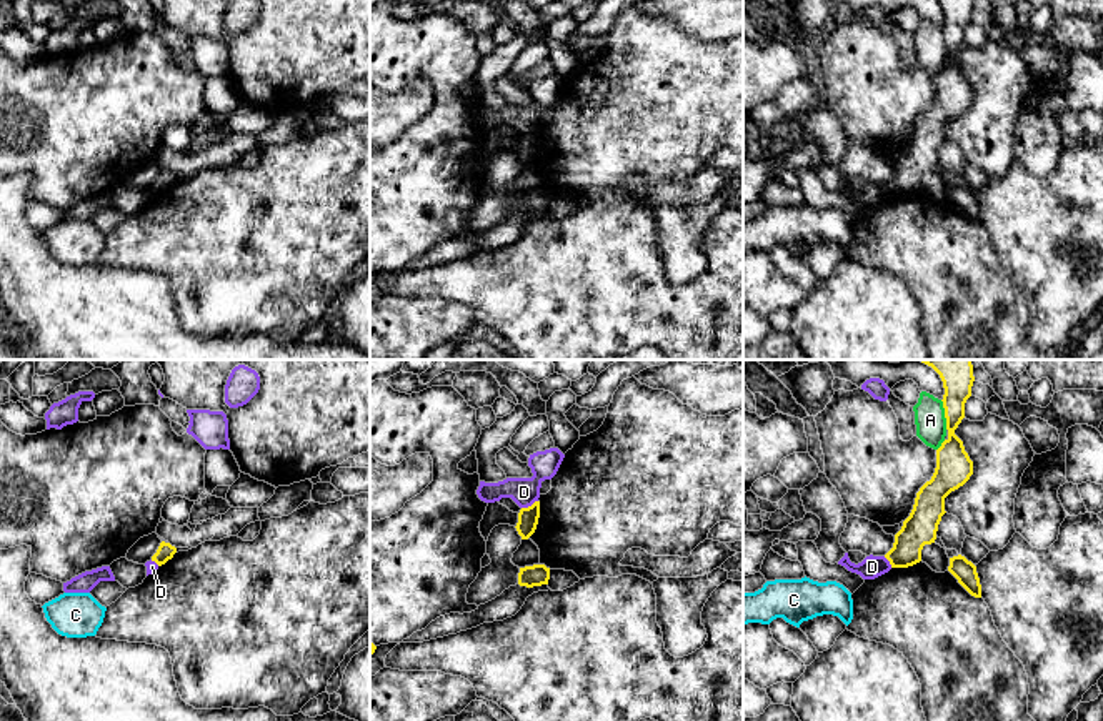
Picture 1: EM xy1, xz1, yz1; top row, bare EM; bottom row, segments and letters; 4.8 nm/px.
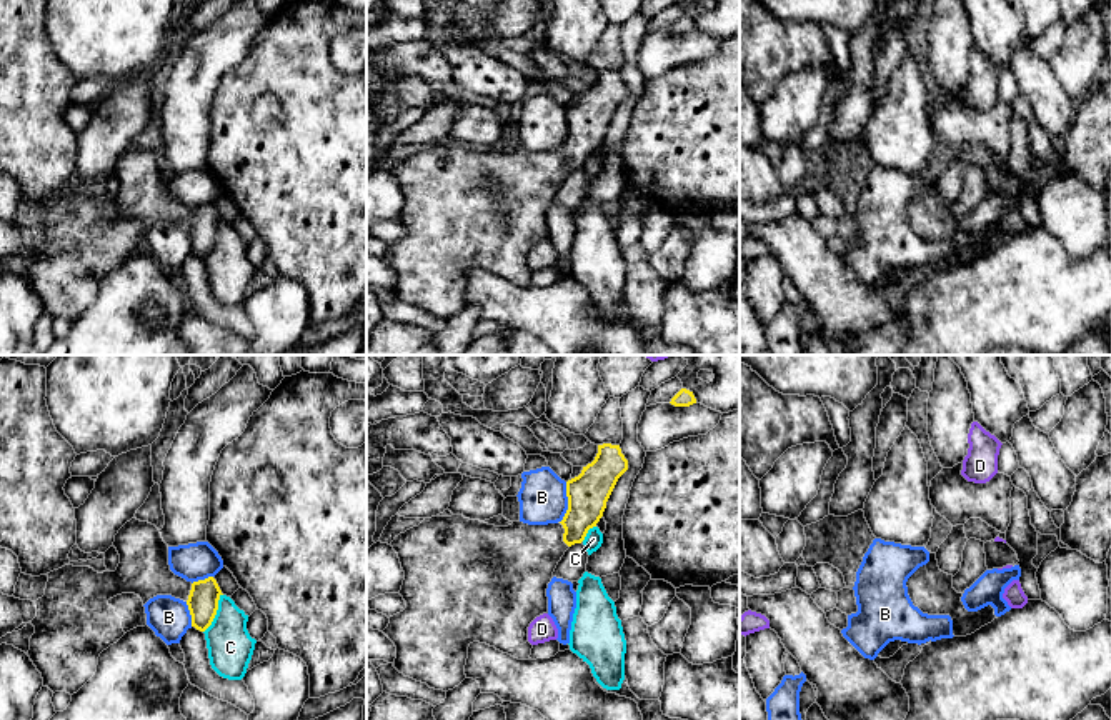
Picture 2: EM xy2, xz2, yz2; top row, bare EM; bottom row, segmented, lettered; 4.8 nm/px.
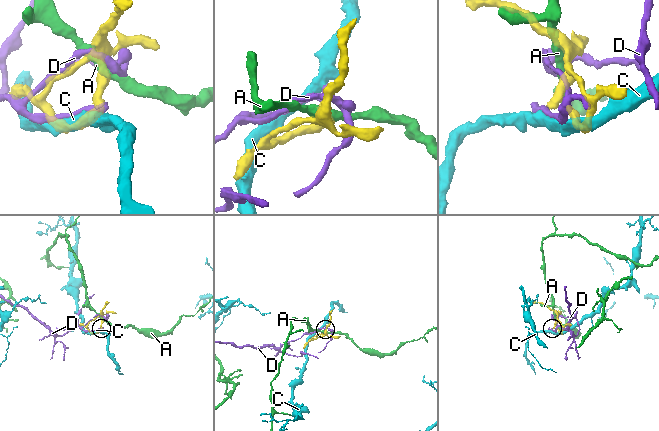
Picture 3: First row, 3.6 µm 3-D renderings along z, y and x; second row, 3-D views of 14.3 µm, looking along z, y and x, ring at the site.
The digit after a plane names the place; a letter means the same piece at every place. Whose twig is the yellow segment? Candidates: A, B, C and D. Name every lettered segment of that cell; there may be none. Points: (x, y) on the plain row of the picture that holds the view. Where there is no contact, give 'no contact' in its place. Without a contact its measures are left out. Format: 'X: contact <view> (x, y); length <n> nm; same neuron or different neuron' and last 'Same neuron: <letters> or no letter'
A: contact yz1 (945, 42); length 150 nm; different neuron
B: contact xz2 (568, 129); length 200 nm; different neuron
C: contact xy2 (215, 240); length 220 nm; different neuron
D: contact xz1 (529, 134); length 90 nm; different neuron
Same neuron: no letter

